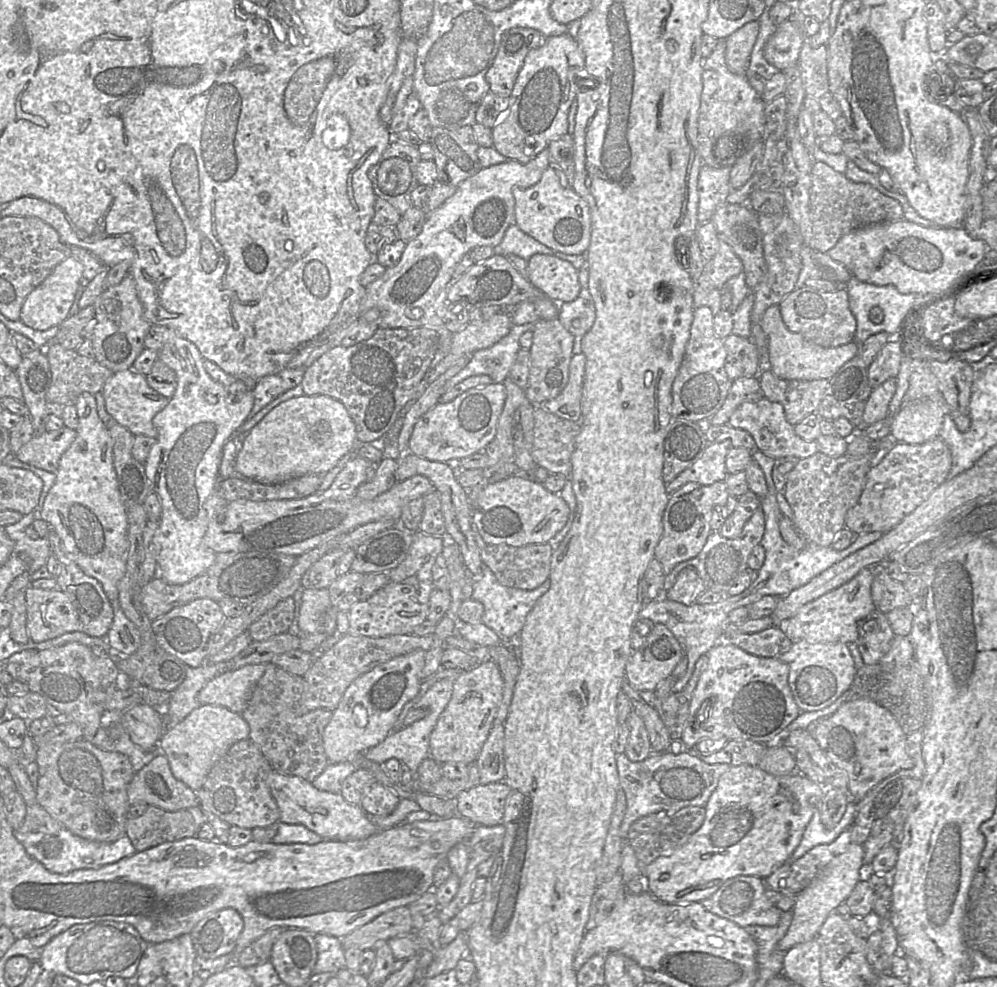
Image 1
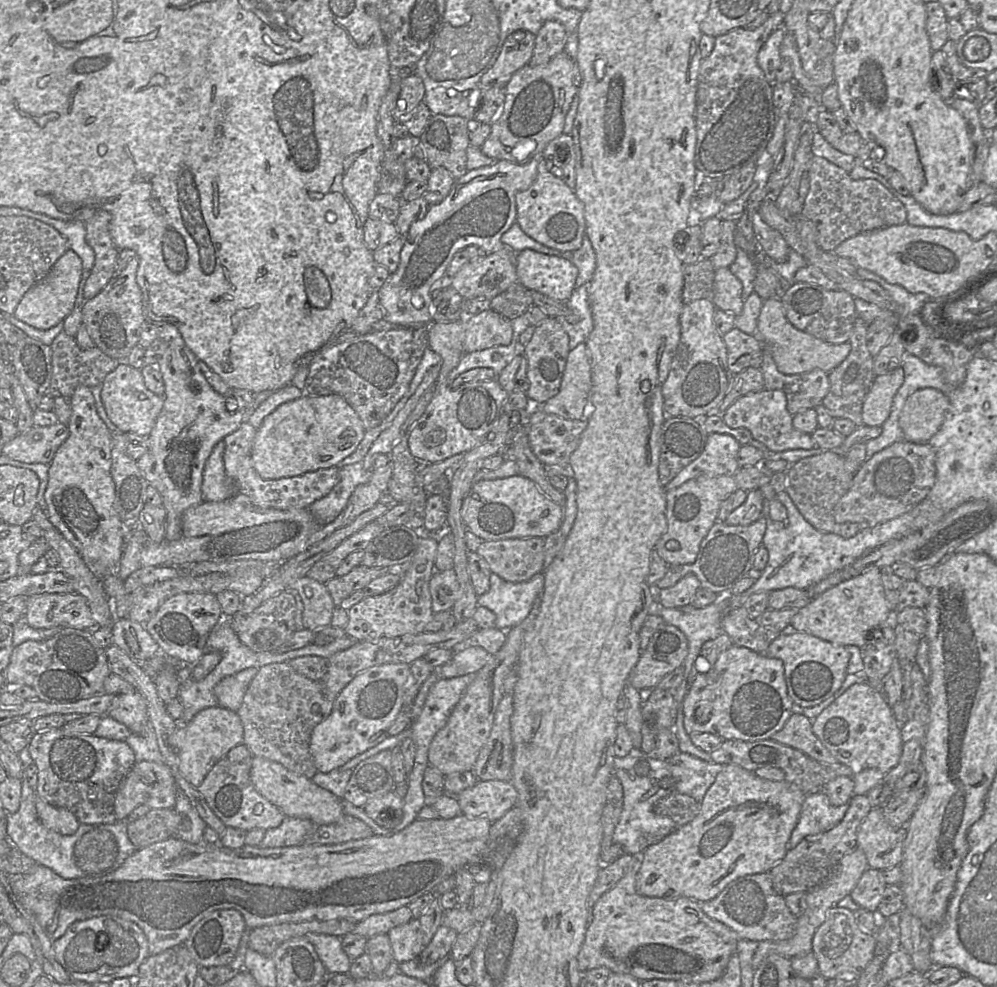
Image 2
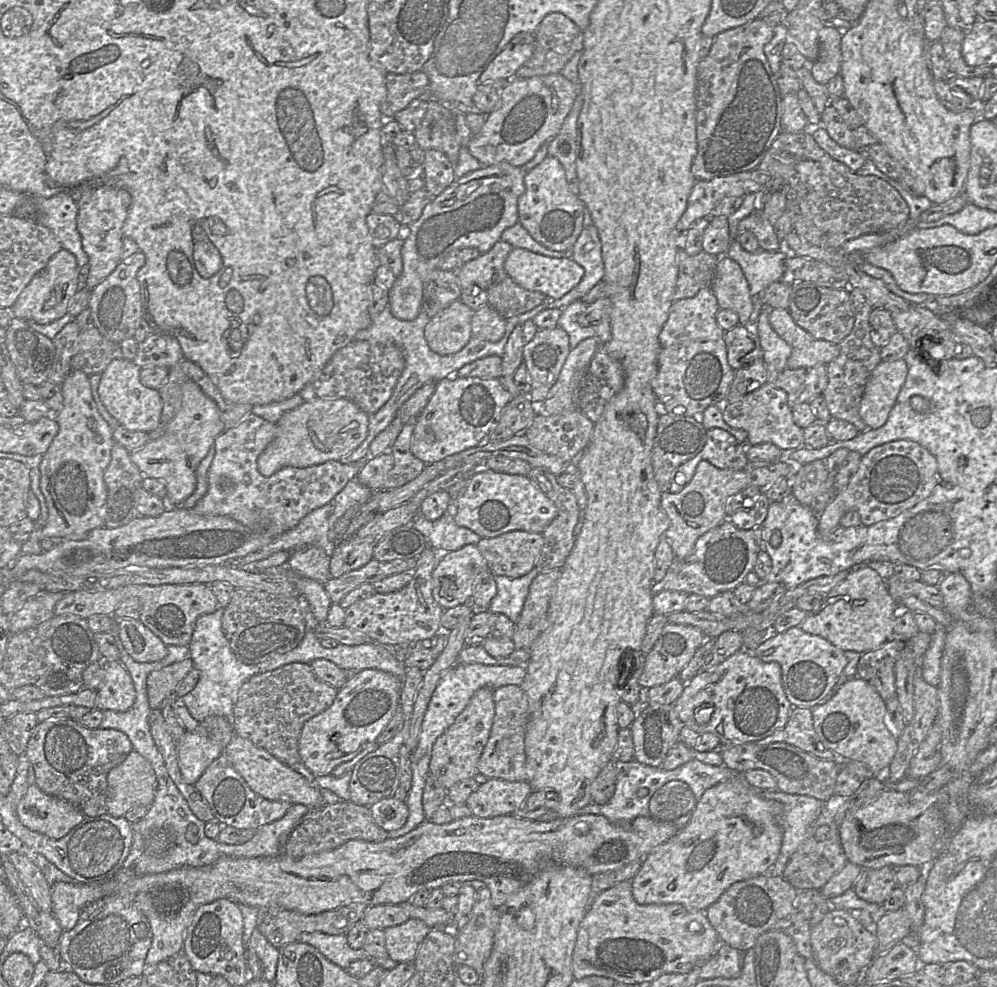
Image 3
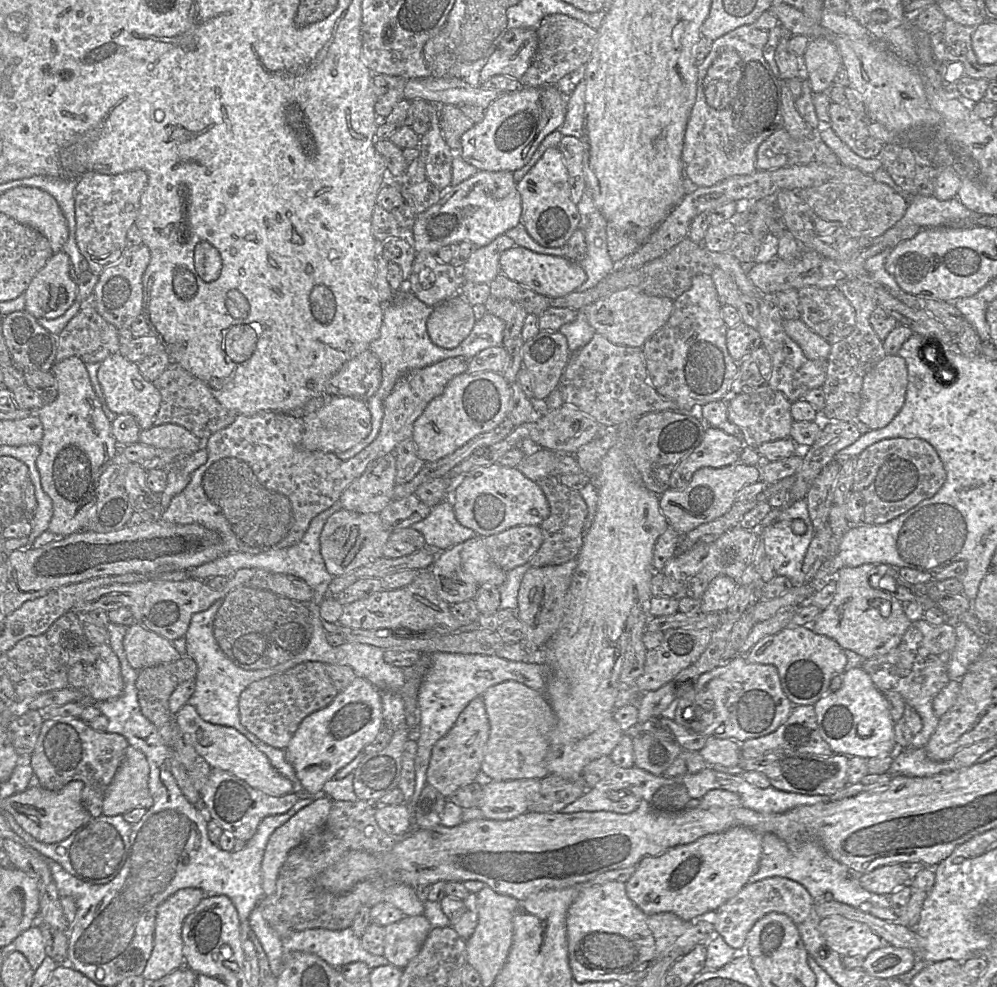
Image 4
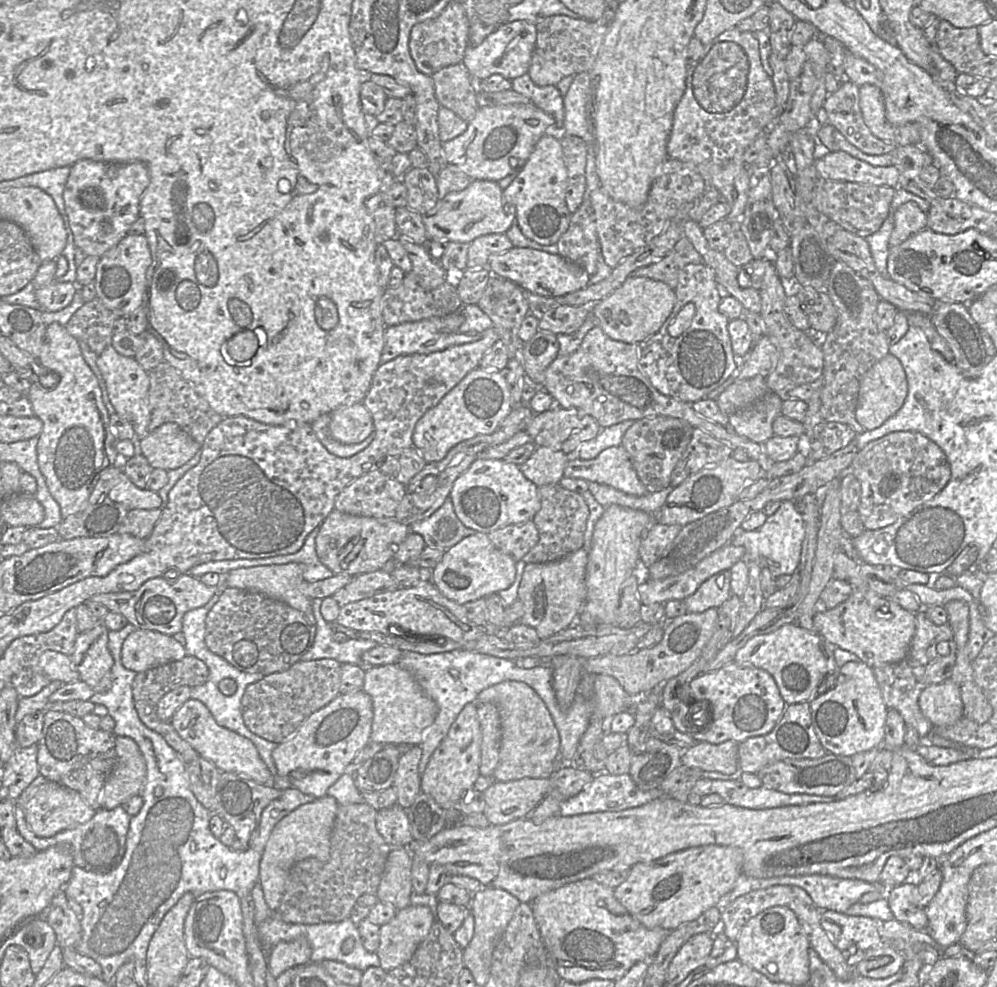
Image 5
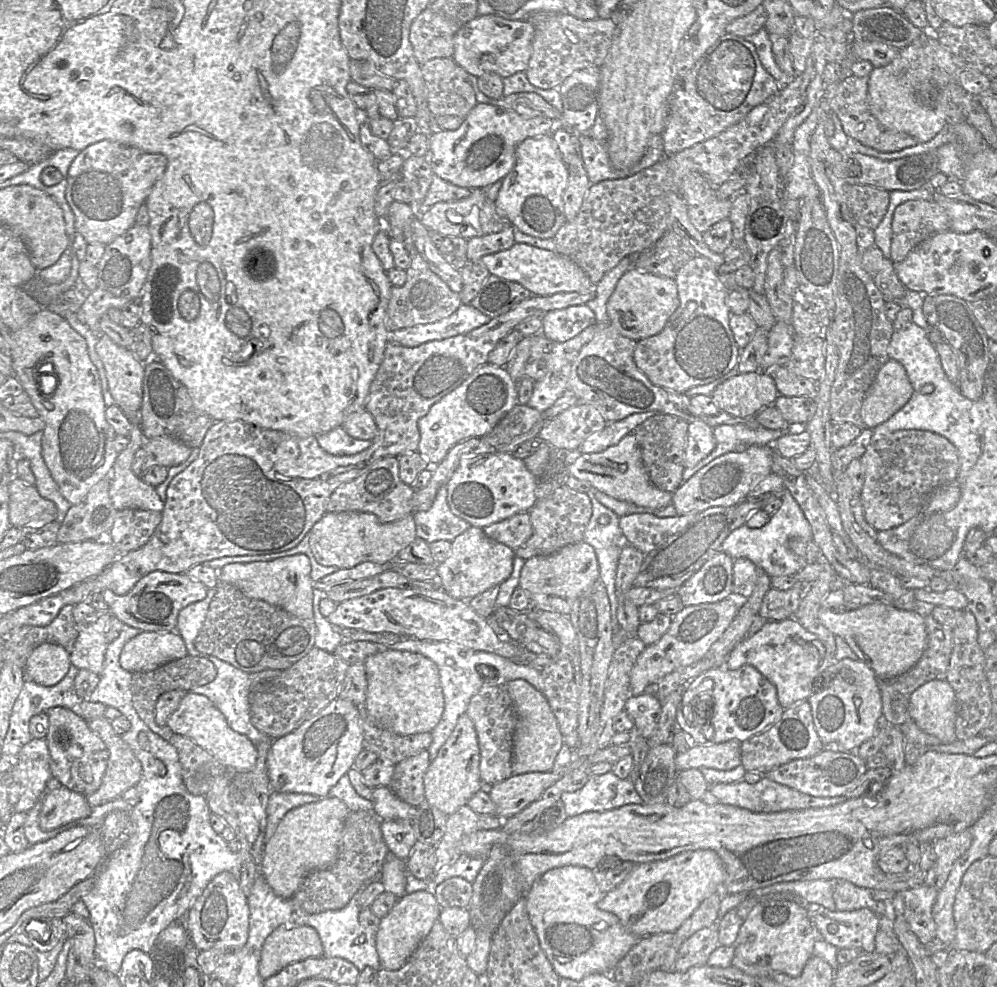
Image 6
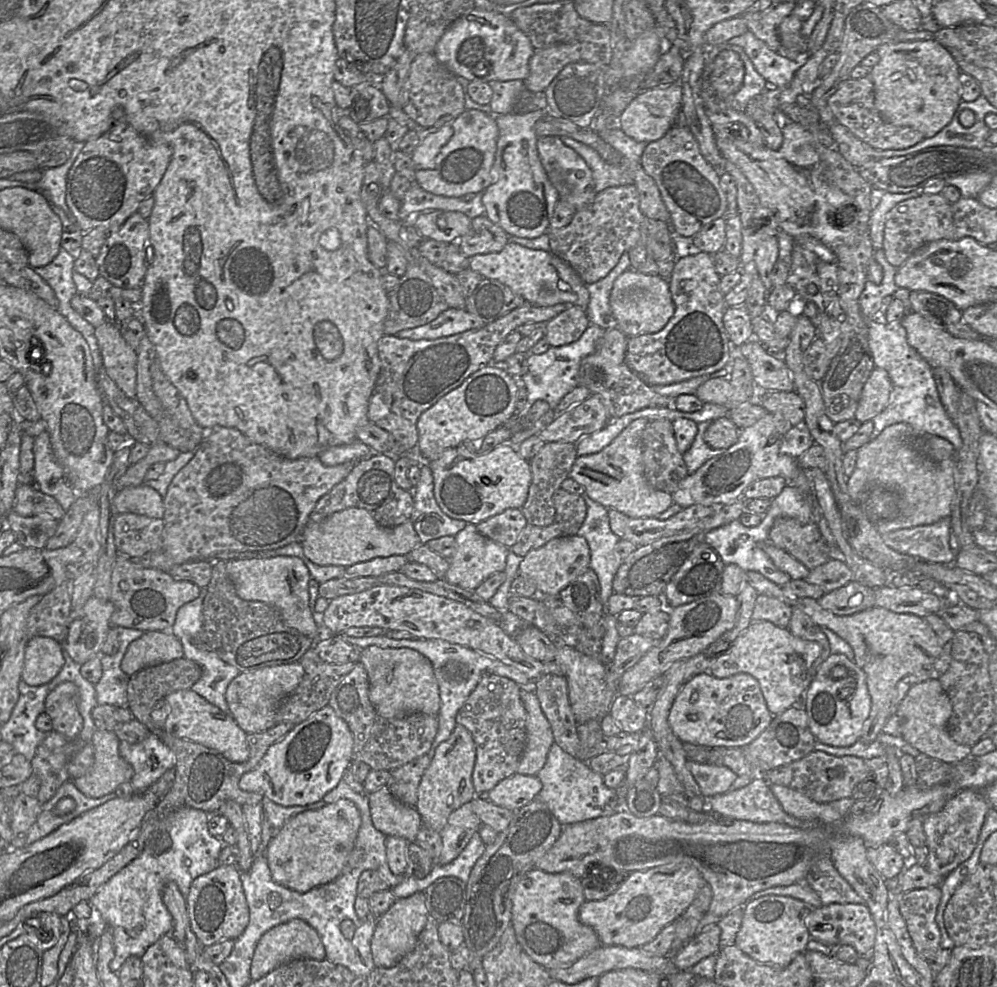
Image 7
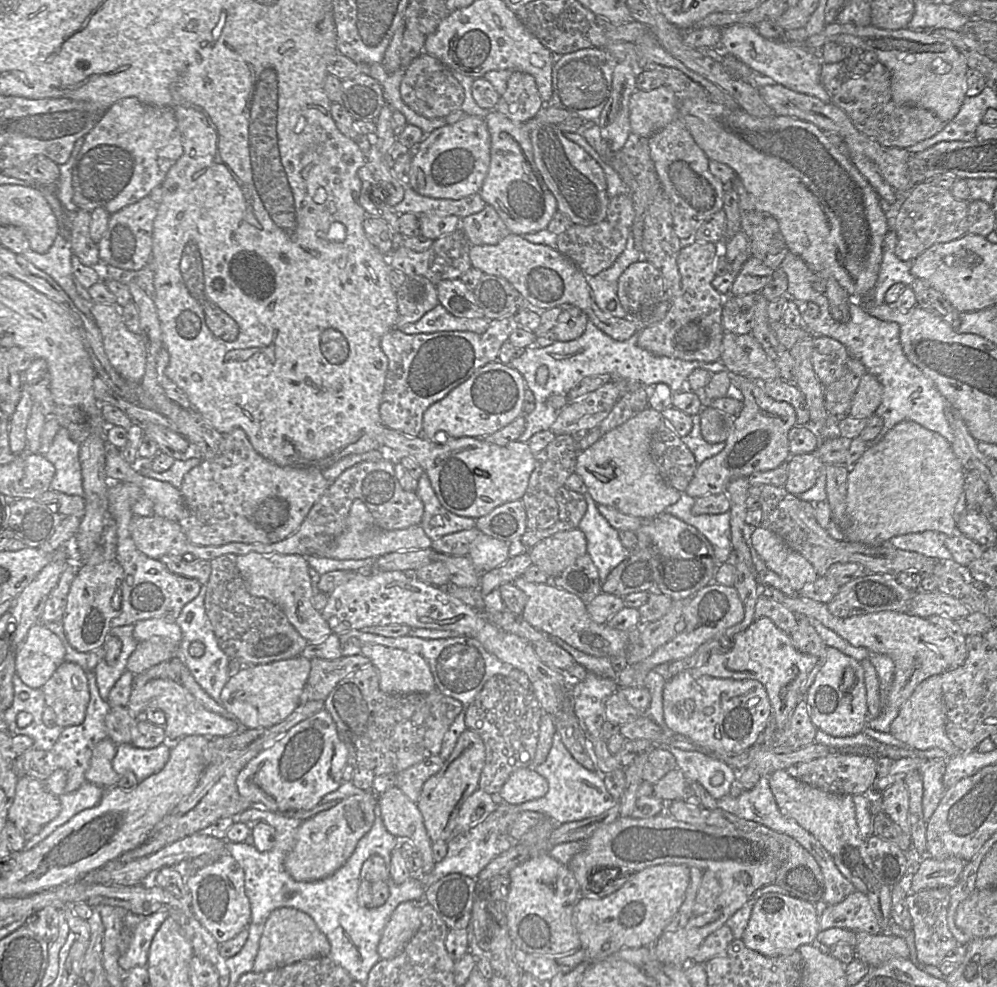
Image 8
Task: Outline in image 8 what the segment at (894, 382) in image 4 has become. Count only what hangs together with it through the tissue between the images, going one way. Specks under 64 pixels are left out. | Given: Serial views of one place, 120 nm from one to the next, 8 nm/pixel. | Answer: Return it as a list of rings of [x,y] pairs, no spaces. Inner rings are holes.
[[[866,373],[860,380],[849,415],[870,418],[881,404],[883,387],[874,375]]]

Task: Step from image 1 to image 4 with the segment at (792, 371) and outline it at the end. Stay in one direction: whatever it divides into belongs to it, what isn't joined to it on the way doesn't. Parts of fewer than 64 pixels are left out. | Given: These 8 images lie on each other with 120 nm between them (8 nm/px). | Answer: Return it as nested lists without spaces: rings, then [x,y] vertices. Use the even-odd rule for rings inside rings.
[[[784,319],[786,334],[802,349],[810,360],[827,359],[831,344],[811,330],[801,319]]]

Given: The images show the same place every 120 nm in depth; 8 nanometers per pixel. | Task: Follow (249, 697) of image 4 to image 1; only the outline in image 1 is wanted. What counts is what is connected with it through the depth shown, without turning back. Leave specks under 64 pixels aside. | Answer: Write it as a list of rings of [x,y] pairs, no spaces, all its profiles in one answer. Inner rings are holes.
[[[270,662],[266,664],[266,671],[255,685],[241,715],[250,727],[249,738],[259,747],[273,770],[312,782],[329,762],[323,746],[323,731],[333,711],[316,709],[296,715],[293,707],[303,691],[302,676],[291,674]]]

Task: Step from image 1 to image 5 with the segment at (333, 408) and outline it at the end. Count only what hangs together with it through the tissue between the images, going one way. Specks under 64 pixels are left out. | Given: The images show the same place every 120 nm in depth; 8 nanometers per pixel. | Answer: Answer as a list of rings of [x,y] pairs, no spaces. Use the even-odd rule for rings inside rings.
[[[362,402],[339,407],[330,415],[330,434],[342,444],[360,443],[374,431],[372,416]]]

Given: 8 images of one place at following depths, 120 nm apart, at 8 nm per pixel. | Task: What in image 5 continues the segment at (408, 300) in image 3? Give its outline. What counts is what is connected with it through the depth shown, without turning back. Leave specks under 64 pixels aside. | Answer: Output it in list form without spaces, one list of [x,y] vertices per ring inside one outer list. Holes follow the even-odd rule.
[[[472,180],[467,188],[448,193],[443,199],[438,200],[434,208],[422,215],[428,242],[439,240],[471,243],[483,235],[506,233],[515,222],[516,214],[506,213],[504,205],[503,190],[498,182]]]

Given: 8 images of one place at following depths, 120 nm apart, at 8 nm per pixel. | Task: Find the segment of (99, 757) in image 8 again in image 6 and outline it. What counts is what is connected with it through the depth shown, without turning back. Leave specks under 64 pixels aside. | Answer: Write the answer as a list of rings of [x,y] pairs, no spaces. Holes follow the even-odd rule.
[[[105,717],[87,722],[91,731],[97,734],[109,751],[107,768],[100,787],[86,797],[91,807],[110,802],[131,787],[135,787],[142,776],[142,765],[132,749],[121,739]]]

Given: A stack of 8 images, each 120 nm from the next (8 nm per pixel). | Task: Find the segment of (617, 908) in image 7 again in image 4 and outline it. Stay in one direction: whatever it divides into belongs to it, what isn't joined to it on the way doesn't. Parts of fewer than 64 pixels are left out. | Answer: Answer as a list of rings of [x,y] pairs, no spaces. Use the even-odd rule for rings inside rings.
[[[735,826],[720,833],[708,834],[690,844],[642,858],[632,876],[625,882],[626,893],[647,915],[672,912],[685,921],[694,921],[698,916],[713,913],[748,884],[750,876],[759,866],[761,852],[761,835],[748,827]]]

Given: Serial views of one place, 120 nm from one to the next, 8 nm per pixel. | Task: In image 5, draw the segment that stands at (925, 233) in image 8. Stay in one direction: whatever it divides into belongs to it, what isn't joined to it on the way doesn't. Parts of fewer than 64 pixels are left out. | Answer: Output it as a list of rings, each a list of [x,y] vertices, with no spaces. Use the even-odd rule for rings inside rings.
[[[910,201],[898,207],[894,214],[894,228],[889,238],[890,248],[898,246],[927,227],[927,213]]]

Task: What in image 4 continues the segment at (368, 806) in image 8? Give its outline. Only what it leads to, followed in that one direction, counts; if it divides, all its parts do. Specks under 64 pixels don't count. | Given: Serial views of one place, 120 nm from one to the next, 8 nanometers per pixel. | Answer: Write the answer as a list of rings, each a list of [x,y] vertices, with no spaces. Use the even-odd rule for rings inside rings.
[[[328,796],[314,800],[269,837],[261,864],[263,896],[274,893],[279,871],[289,852],[324,827],[332,802]]]

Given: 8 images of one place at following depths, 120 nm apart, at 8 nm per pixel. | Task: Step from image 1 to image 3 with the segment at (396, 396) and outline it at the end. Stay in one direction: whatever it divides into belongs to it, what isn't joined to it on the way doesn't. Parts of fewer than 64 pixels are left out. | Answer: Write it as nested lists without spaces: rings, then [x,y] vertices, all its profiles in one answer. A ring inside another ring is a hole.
[[[353,340],[333,354],[312,386],[318,398],[346,398],[370,415],[389,400],[404,367],[402,352],[393,343]]]

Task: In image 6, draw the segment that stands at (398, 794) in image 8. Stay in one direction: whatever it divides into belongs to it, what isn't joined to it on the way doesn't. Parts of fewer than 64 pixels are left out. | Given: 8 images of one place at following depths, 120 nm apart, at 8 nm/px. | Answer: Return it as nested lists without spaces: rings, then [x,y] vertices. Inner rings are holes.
[[[389,787],[373,789],[373,812],[382,821],[411,821],[416,815],[416,808],[400,800]]]

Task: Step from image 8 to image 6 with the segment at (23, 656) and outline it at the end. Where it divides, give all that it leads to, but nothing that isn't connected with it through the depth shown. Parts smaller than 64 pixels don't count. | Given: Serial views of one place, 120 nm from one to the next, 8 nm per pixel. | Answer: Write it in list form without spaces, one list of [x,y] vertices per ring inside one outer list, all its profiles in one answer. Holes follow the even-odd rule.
[[[43,643],[36,647],[26,660],[26,681],[47,687],[54,686],[65,677],[70,665],[69,654],[63,646]]]

